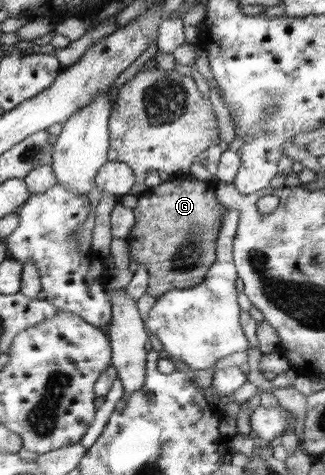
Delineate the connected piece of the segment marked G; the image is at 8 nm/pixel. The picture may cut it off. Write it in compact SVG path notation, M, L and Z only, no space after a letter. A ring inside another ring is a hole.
M178 174L165 176L160 185L138 195L138 203L133 209L135 222L125 240L130 247L129 259L137 261L138 266L147 267L148 295L158 298L170 290L190 289L205 281L210 265L217 261L216 246L222 230L223 217L228 210L218 203L216 194L214 187L208 185L208 181L196 181L195 177Z

